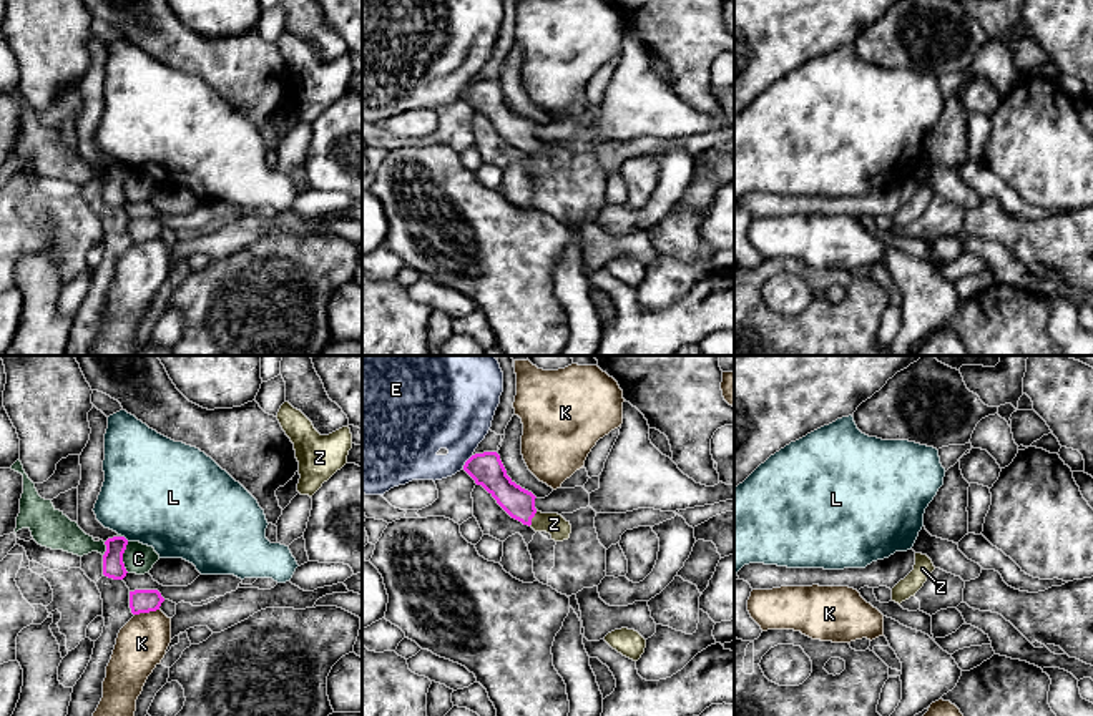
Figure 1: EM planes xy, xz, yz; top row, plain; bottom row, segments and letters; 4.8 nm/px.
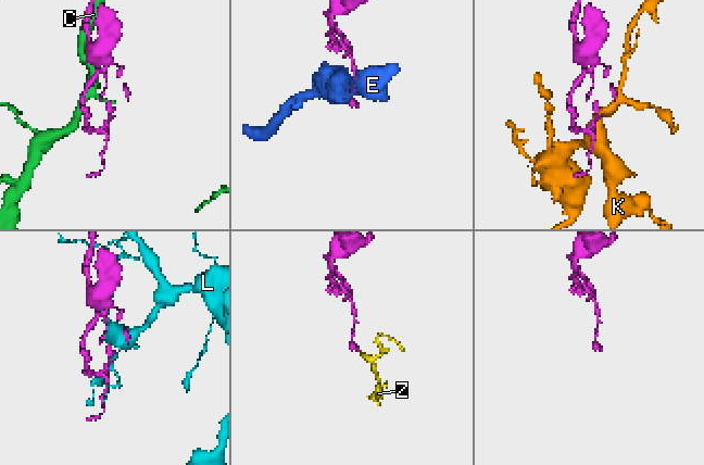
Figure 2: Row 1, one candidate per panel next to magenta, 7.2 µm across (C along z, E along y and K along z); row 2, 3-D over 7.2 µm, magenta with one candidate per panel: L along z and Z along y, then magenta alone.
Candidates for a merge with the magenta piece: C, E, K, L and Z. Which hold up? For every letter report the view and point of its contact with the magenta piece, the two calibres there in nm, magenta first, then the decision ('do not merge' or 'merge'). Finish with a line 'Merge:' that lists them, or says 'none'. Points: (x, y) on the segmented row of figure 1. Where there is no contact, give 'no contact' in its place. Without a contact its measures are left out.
C: contact xy (122, 557); calibres 110 and 150 nm; do not merge
E: contact xz (467, 460); calibres 160 and 380 nm; do not merge
K: contact xy (147, 612); calibres 110 and 240 nm; do not merge
L: contact xy (123, 537); calibres 110 and 480 nm; do not merge
Z: contact xz (532, 517); calibres 150 and 110 nm; merge
Merge: Z

